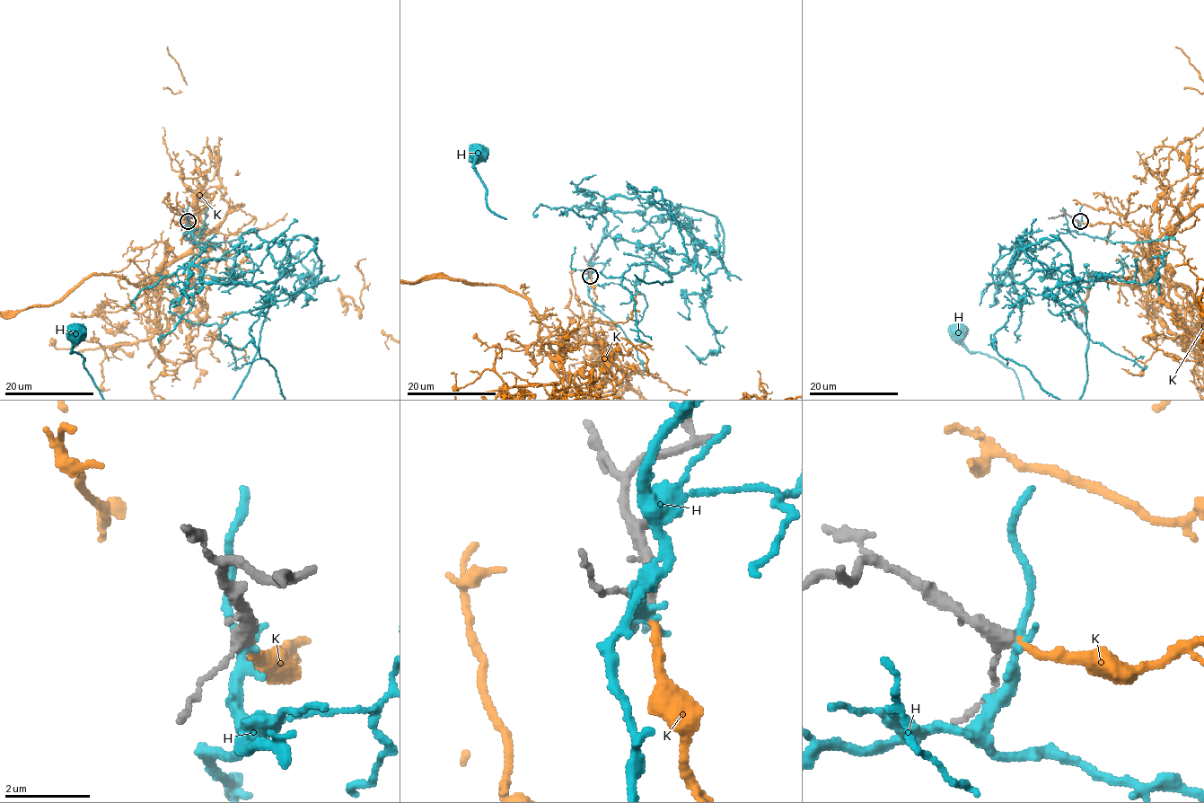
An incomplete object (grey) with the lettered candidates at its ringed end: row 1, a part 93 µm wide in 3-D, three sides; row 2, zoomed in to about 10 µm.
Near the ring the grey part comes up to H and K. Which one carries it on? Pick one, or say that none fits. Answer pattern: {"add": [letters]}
{"add": ["K"]}

